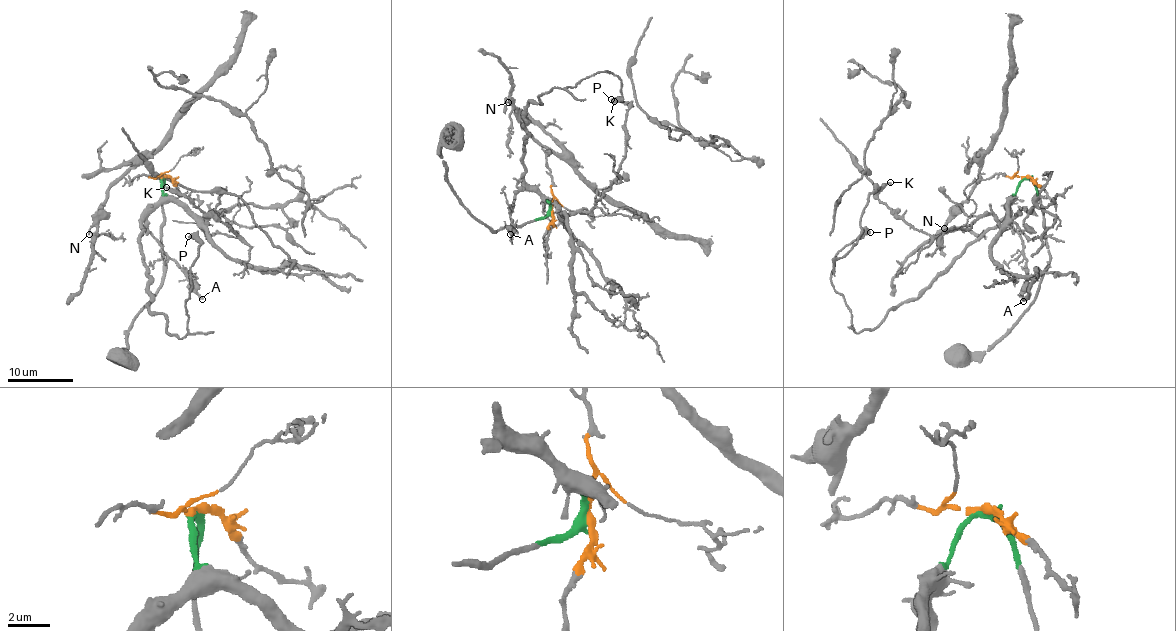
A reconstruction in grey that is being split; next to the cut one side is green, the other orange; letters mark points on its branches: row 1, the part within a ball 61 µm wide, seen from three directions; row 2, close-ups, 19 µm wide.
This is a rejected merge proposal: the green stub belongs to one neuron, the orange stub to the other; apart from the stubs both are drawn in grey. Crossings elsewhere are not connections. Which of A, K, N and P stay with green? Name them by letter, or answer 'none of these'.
A, K, P

